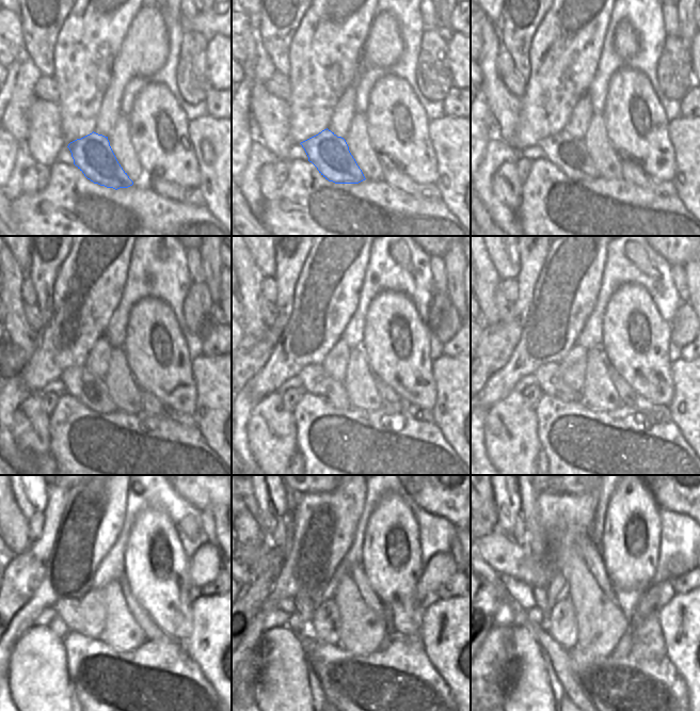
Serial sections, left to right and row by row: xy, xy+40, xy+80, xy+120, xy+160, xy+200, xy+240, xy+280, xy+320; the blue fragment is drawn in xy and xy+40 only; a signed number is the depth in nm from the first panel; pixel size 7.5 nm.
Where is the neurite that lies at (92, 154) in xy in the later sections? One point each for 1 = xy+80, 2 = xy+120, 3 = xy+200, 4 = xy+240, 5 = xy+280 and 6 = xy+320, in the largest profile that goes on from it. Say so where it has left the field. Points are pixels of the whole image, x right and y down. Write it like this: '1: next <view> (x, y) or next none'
1: next xy+80 (569, 154)
2: next xy+120 (91, 391)
3: next xy+200 (549, 377)
4: next xy+240 (68, 610)
5: next xy+280 (304, 604)
6: next xy+320 (540, 595)

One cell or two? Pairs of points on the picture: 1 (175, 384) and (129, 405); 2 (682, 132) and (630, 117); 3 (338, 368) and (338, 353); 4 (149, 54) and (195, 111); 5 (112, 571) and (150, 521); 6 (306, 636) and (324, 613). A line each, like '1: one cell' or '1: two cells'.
1: two cells
2: two cells
3: one cell
4: two cells
5: two cells
6: two cells

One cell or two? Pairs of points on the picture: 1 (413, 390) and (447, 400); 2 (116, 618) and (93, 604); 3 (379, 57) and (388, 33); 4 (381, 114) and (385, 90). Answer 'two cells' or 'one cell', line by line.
1: two cells
2: two cells
3: one cell
4: one cell

